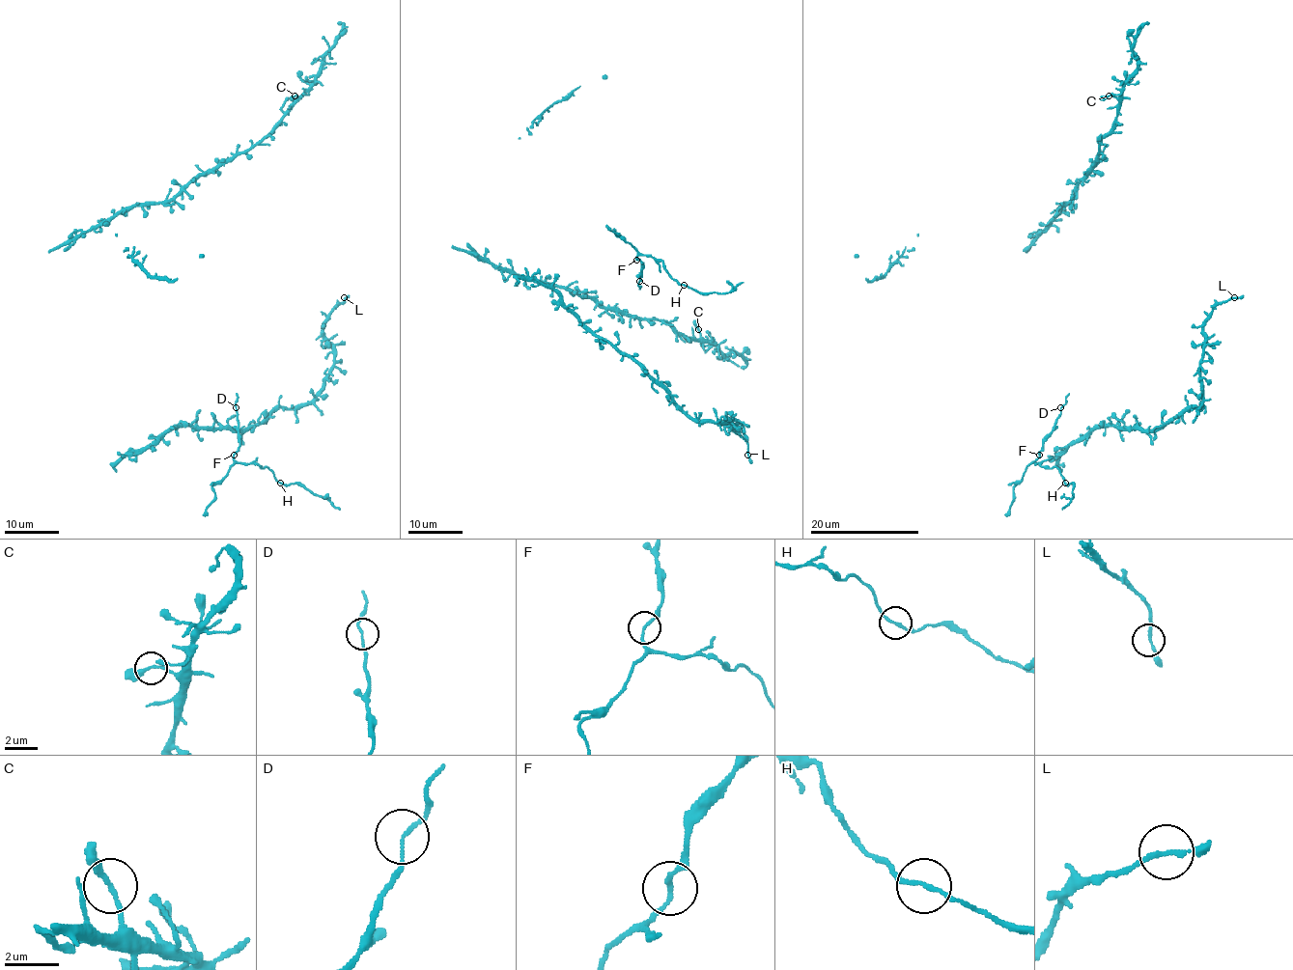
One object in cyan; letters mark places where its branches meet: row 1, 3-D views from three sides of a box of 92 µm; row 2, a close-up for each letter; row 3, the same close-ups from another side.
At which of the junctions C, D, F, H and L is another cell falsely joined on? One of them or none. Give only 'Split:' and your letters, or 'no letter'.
Split: no letter

